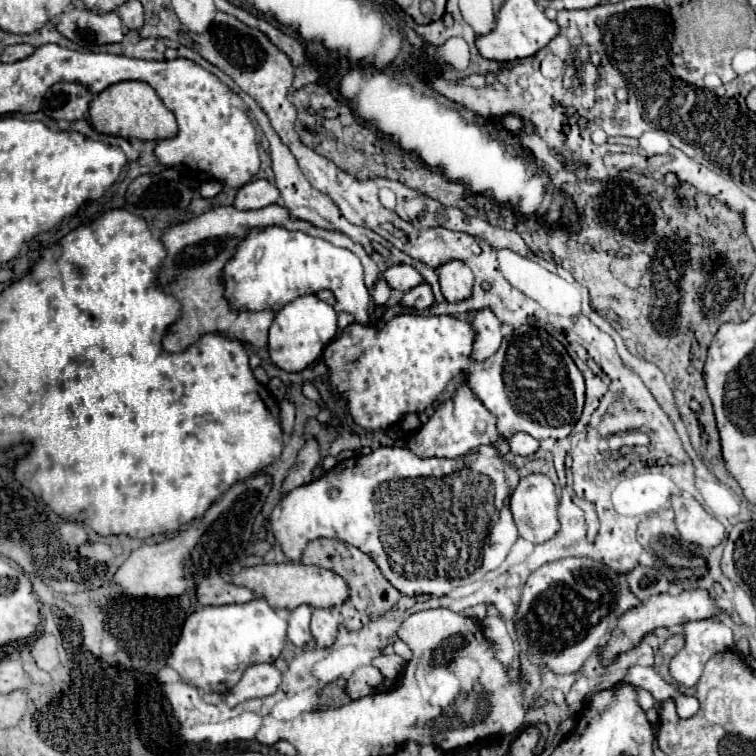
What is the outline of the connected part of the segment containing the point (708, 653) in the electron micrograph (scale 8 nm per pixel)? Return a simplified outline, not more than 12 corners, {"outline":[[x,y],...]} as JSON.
{"outline":[[718,620],[682,624],[686,644],[670,674],[694,686],[704,664],[732,648],[732,630]]}

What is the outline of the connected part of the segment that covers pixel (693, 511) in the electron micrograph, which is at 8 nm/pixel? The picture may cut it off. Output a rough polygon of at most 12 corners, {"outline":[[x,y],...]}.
{"outline":[[674,496],[676,528],[708,548],[724,540],[724,526],[694,496]]}

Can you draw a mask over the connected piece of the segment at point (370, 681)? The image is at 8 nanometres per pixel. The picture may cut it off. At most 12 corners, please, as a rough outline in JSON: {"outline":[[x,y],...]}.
{"outline":[[372,665],[350,676],[346,692],[352,698],[370,694],[384,676]]}

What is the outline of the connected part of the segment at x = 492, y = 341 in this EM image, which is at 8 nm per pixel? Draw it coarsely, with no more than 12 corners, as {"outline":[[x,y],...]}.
{"outline":[[478,310],[472,360],[494,356],[502,344],[500,320]]}

